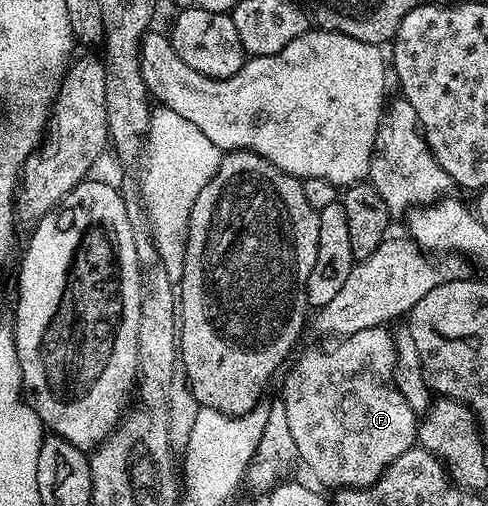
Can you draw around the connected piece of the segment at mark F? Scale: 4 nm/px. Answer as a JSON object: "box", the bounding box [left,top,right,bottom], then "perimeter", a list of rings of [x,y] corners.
{"box":[280,327,420,489],"perimeter":[[[385,327],[360,330],[339,339],[331,352],[304,353],[298,365],[287,371],[280,398],[288,414],[292,442],[296,442],[299,461],[310,468],[327,489],[369,488],[382,477],[389,464],[400,458],[400,454],[415,447],[420,420],[394,385],[396,350],[393,335],[386,331]]]}

